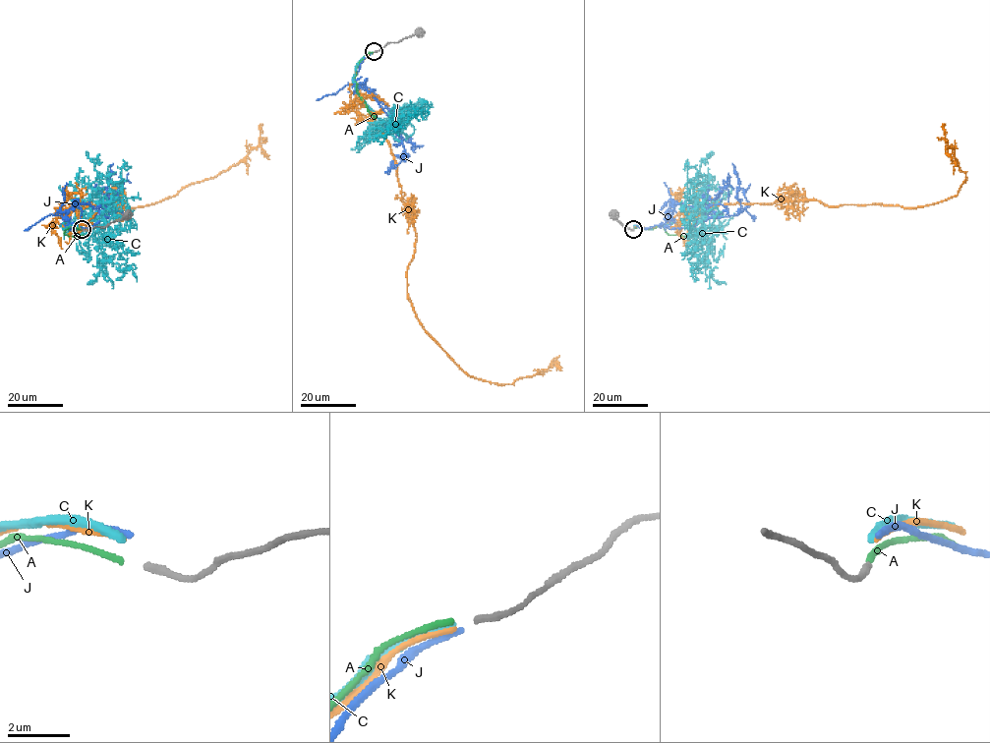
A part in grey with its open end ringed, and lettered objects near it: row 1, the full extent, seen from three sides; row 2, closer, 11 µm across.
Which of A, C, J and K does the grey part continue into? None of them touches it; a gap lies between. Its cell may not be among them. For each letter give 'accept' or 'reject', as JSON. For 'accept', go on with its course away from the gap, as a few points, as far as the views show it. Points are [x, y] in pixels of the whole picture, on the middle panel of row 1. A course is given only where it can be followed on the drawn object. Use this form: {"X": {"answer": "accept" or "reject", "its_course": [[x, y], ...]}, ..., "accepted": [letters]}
{"A": {"answer": "accept", "its_course": [[373, 52], [357, 65], [354, 81], [358, 93], [375, 118]]}, "C": {"answer": "reject"}, "J": {"answer": "reject"}, "K": {"answer": "reject"}, "accepted": ["A"]}

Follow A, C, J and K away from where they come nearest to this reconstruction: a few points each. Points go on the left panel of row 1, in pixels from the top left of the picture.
A: (80, 229), (73, 227), (65, 229), (62, 225), (64, 235), (83, 235)
C: (80, 227), (60, 225), (122, 208), (113, 190), (103, 202), (99, 181), (87, 187), (81, 182), (76, 193)
J: (81, 227), (60, 225), (92, 227), (114, 213), (116, 194), (108, 179), (113, 163)
K: (80, 227), (63, 228), (59, 211), (110, 198), (140, 207), (174, 197), (235, 166), (258, 145), (262, 123)

